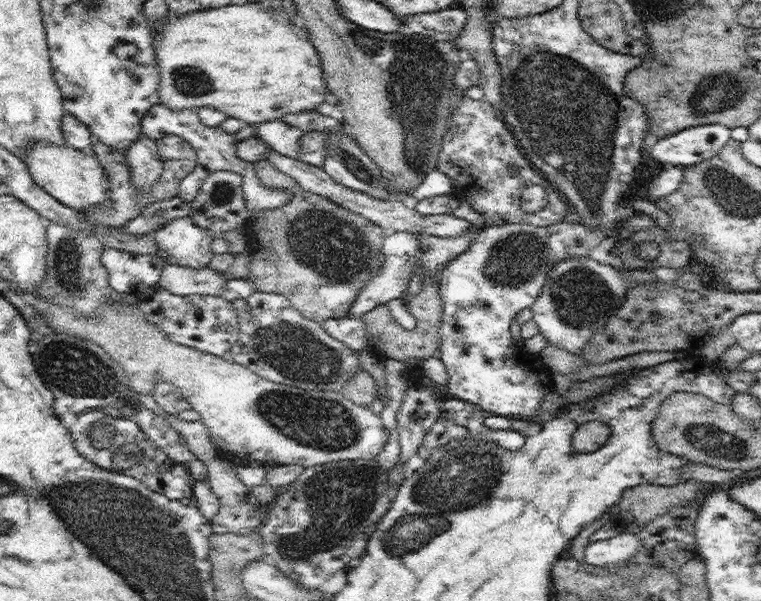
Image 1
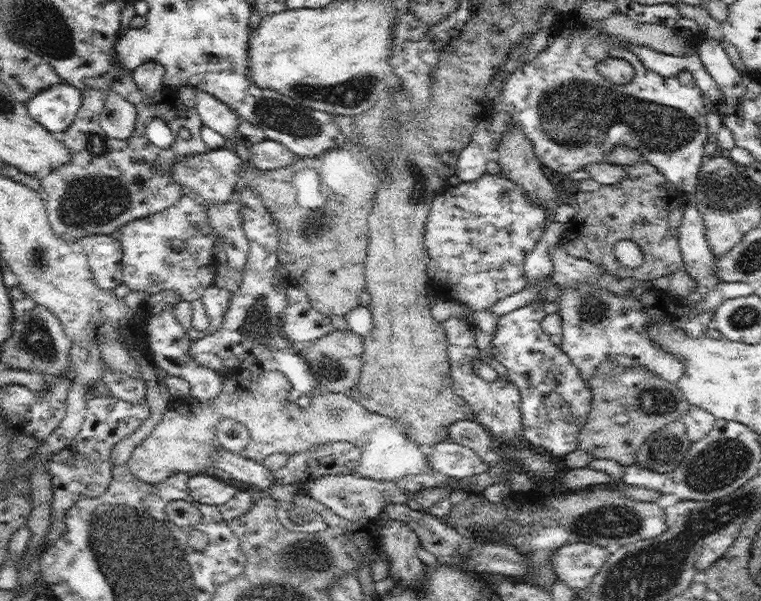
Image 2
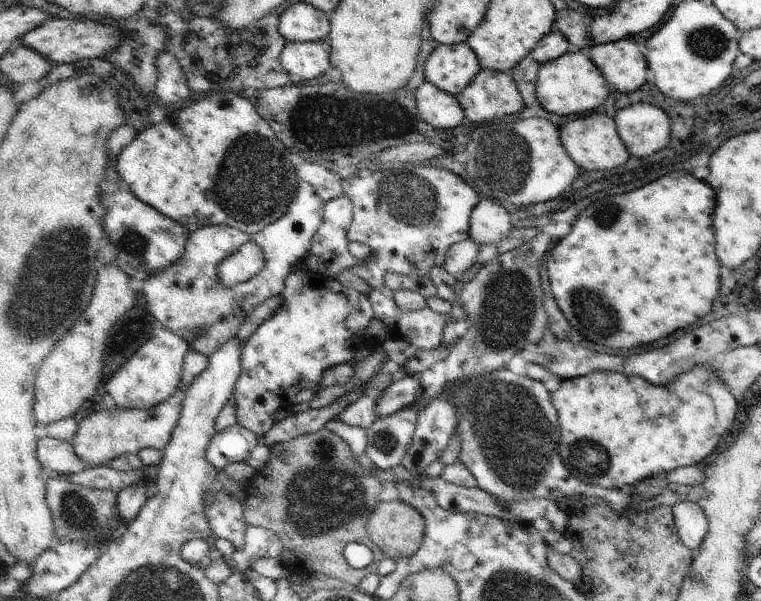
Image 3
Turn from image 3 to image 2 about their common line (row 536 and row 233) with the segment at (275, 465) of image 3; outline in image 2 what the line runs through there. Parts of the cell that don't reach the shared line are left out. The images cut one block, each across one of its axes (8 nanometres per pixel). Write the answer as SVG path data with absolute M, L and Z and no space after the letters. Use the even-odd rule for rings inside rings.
M346 139L341 147L321 152L320 155L295 155L294 162L288 167L261 171L259 175L250 172L245 187L261 196L277 224L278 265L287 271L286 282L306 293L316 311L328 317L337 315L344 318L360 305L358 294L366 291L367 218L384 175L372 163L372 154L360 150L350 139Z

